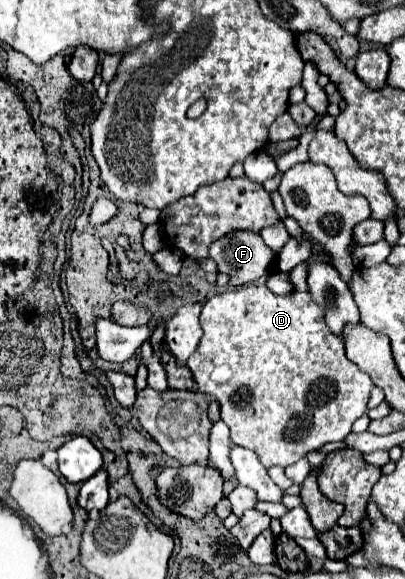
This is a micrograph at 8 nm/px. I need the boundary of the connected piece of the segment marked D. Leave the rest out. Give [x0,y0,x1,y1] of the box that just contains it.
[188,286,374,468]

